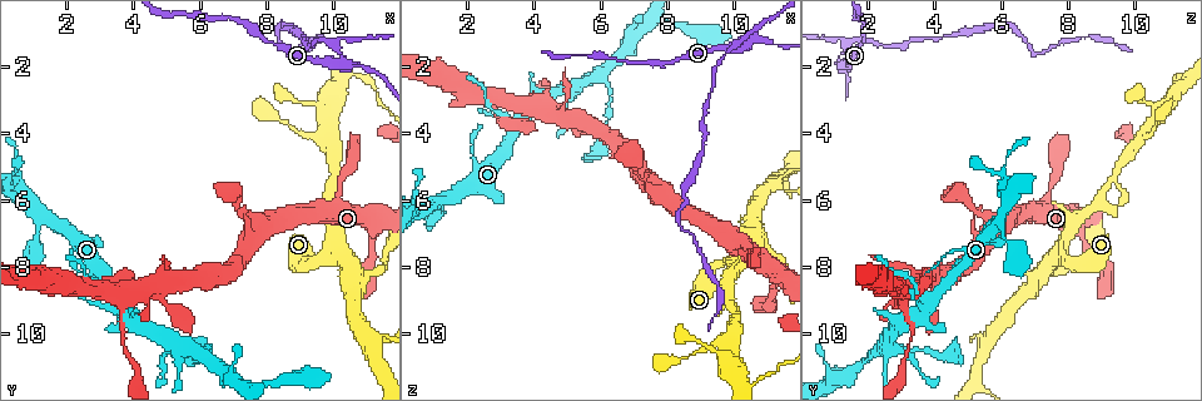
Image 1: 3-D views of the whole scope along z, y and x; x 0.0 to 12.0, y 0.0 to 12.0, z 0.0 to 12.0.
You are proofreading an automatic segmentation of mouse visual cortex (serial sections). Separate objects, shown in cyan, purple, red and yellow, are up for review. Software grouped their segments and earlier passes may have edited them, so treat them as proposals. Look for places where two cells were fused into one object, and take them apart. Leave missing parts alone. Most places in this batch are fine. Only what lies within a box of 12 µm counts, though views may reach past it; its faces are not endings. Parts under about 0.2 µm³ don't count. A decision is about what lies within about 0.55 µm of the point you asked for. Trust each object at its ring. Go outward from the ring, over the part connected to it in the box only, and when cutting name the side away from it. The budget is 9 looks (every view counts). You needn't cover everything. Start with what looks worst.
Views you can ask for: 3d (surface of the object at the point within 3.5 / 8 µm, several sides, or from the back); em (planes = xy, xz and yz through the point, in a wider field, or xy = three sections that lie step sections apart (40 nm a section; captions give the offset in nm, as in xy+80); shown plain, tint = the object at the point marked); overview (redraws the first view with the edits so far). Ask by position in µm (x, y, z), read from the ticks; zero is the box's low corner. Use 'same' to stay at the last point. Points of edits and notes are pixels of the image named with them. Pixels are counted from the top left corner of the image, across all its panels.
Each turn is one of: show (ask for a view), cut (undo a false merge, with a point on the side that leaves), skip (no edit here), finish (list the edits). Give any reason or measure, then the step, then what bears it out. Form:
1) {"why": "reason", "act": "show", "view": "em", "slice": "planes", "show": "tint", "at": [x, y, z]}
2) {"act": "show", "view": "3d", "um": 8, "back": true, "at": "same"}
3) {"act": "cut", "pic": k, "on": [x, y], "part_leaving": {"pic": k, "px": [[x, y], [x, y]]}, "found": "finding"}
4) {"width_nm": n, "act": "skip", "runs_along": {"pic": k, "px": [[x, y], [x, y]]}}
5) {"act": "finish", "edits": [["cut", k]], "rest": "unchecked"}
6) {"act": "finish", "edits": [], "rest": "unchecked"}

{"why": "side arm on a straight run", "act": "show", "view": "3d", "um": 3.5, "at": [10.1, 1.9, 1.3]}

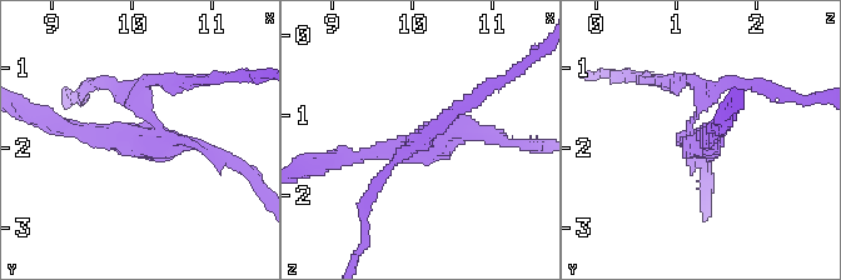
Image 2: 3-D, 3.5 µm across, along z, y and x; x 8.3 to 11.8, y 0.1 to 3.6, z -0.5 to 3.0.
{"arms": 3, "arm_widths_nm": [150, 200, 200], "act": "show", "view": "em", "slice": "xy", "step": 1, "show": "plain", "at": [10.15, 1.90, 1.35]}

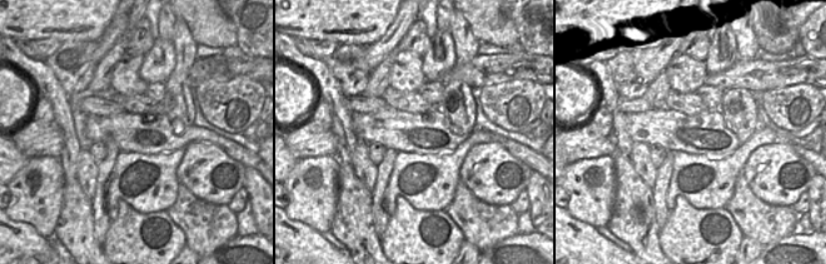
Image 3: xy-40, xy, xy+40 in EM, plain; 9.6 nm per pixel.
{"act": "show", "view": "em", "slice": "xy", "step": 1, "show": "tint", "at": "same"}

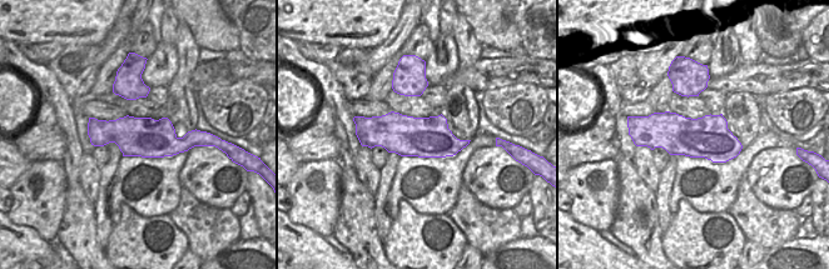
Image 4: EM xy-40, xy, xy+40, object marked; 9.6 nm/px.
{"act": "cut", "pic": 2, "on": [697, 89], "part_leaving": {"pic": 2, "px": [[693, 120], [722, 85], [767, 89]]}, "found": "two cells meet here"}

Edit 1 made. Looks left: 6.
{"act": "show", "view": "3d", "um": 3.5, "back": true, "at": [5.9, 10.4, 2.3]}

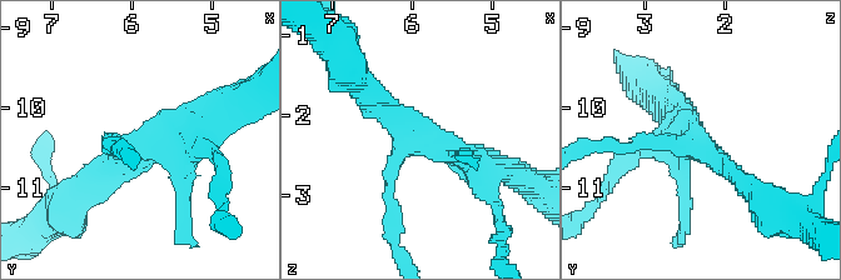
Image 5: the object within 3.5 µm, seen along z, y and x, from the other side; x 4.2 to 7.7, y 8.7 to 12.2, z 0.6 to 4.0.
{"arms": 3, "arm_widths_nm": [200, 250, 400], "act": "show", "view": "em", "slice": "xy", "step": 5, "show": "tint", "at": [5.95, 10.50, 2.25]}

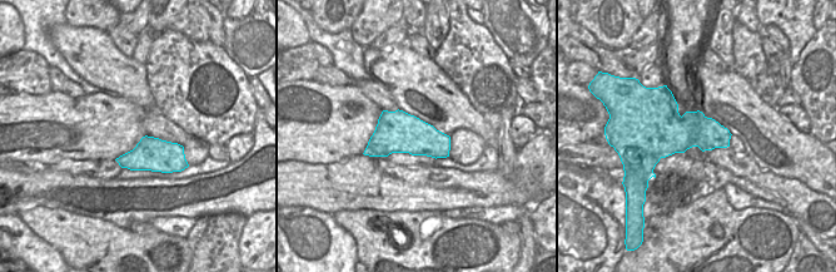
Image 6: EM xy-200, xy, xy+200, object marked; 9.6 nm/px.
{"act": "skip", "runs_along": {"pic": 5, "px": [[491, 169], [422, 140], [364, 91]]}, "found": "continuous, no second cell"}

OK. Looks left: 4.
{"why": "arms part here", "act": "show", "view": "3d", "um": 3.5, "at": [3.6, 9.1, 3.0]}

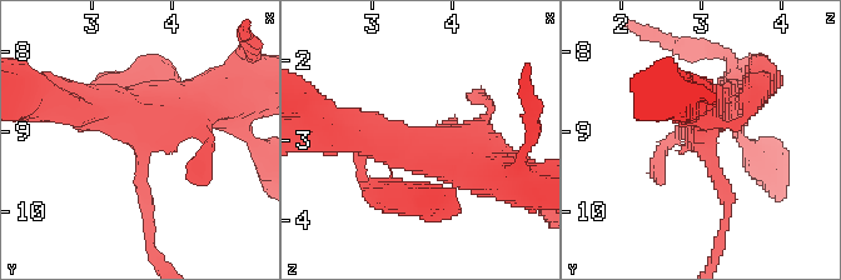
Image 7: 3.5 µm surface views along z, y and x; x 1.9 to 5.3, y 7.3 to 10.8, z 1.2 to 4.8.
{"act": "show", "view": "em", "slice": "xy", "step": 5, "show": "tint", "at": [3.60, 9.00, 3.05]}

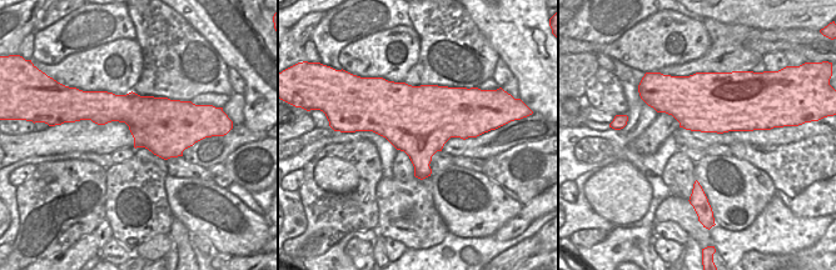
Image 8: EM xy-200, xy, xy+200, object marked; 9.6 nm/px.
{"act": "skip", "runs_along": {"pic": 7, "px": [[503, 176], [349, 129]]}, "found": "continuous, no second cell"}

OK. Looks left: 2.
{"why": "a fork", "act": "show", "view": "3d", "um": 8, "at": [10.6, 8.1, 7.2]}

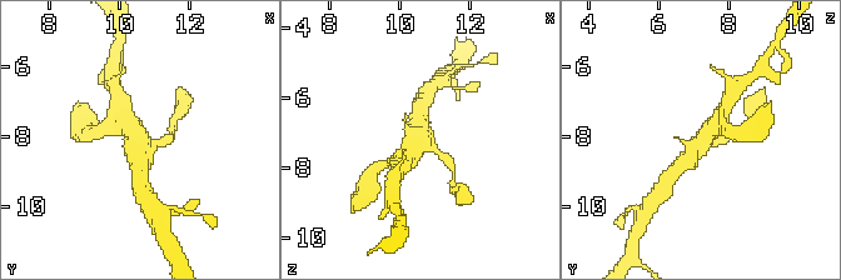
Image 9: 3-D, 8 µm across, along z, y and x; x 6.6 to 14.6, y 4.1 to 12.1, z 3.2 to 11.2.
{"act": "show", "view": "em", "slice": "xy", "step": 1, "show": "tint", "at": [10.6, 8.1, 7.2]}

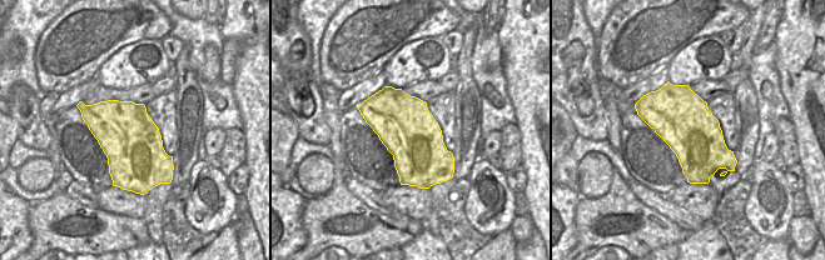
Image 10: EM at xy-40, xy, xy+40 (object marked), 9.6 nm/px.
{"act": "skip", "runs_along": {"pic": 9, "px": [[720, 124], [717, 120], [677, 169]]}, "found": "all the same cell"}

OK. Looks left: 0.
{"act": "finish", "edits": [["cut", 2]], "rest": "unchecked"}

